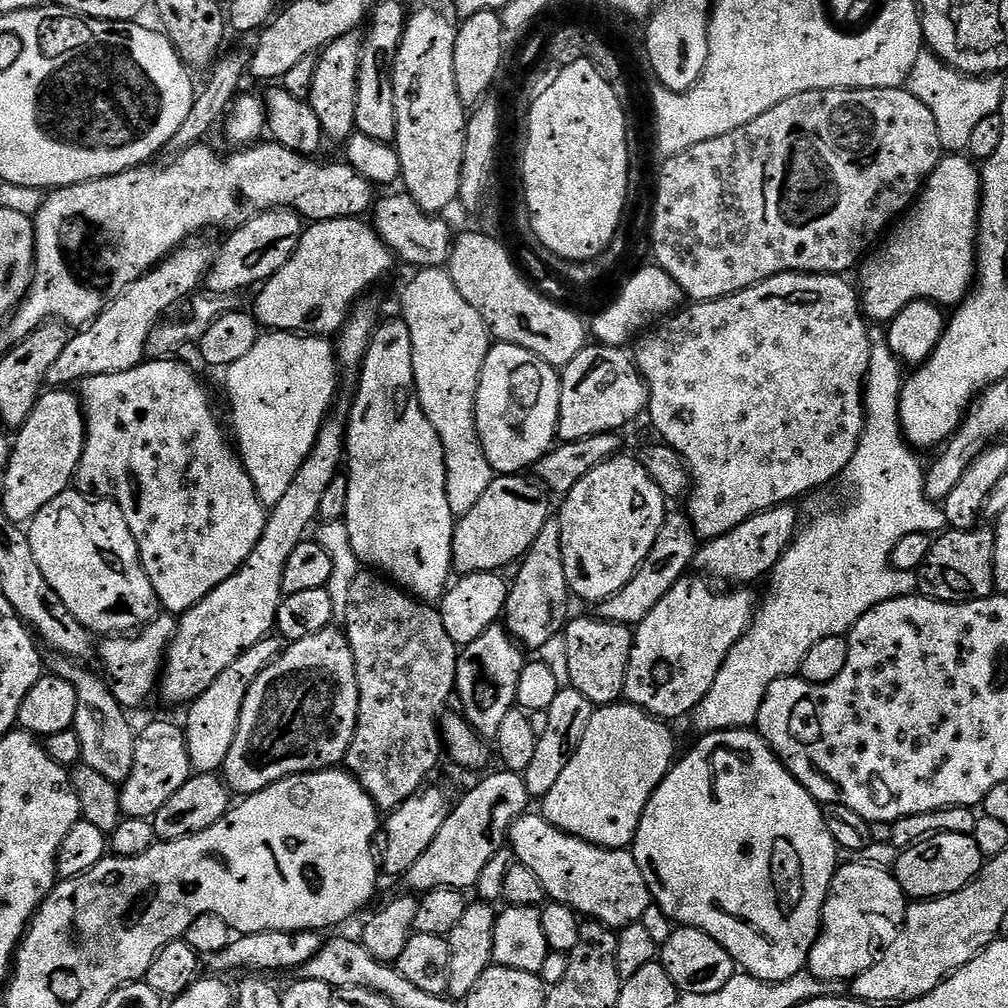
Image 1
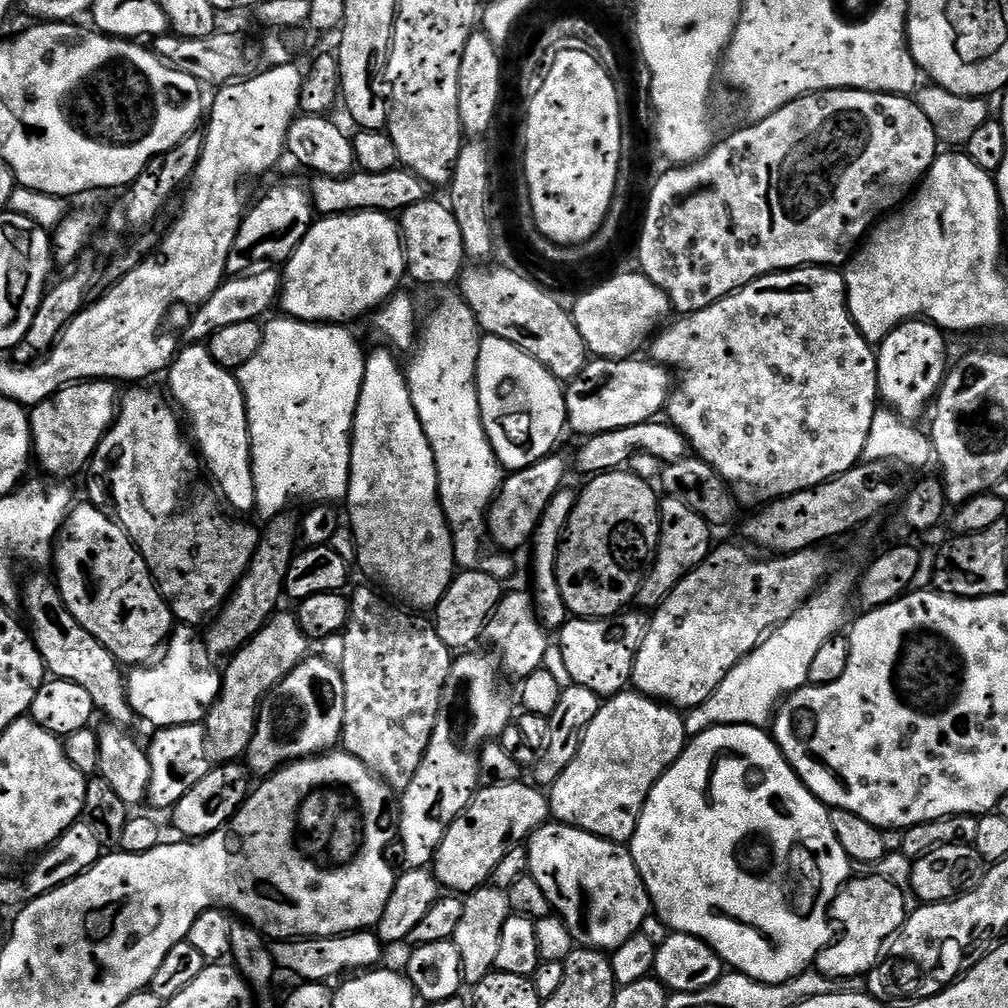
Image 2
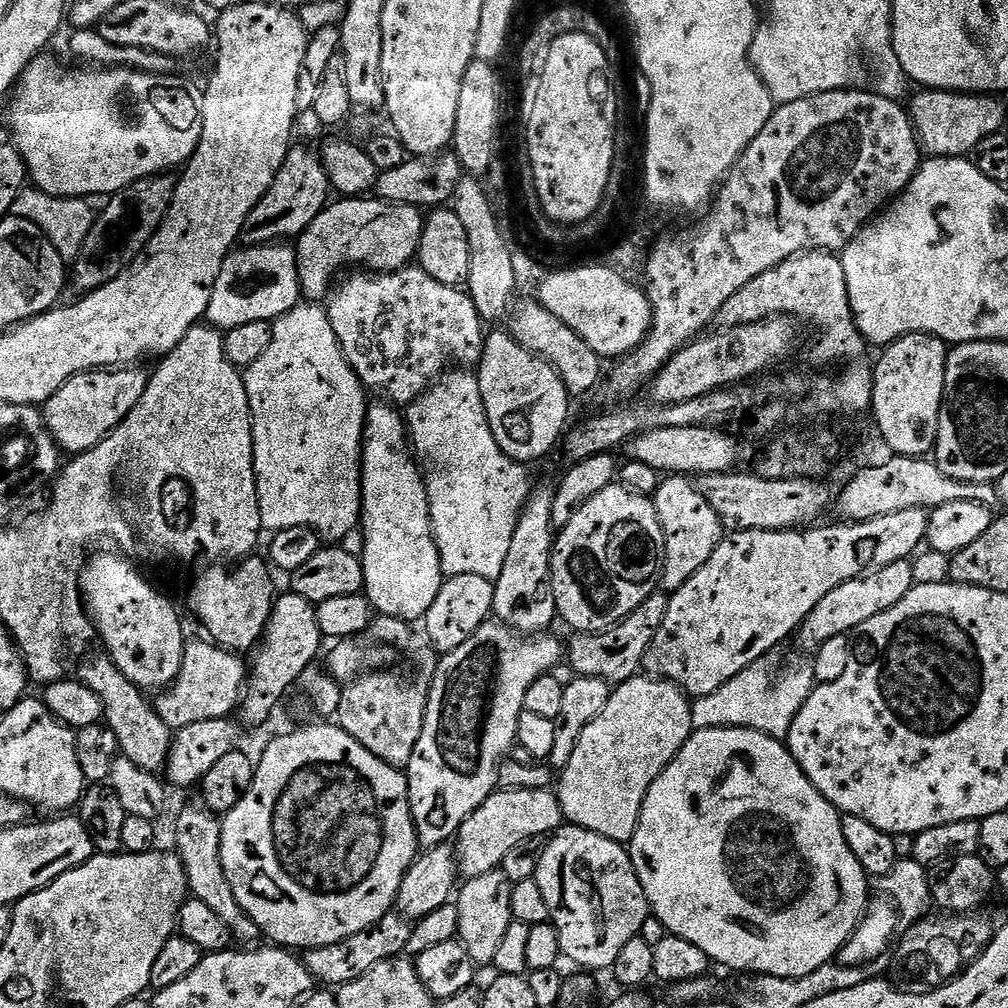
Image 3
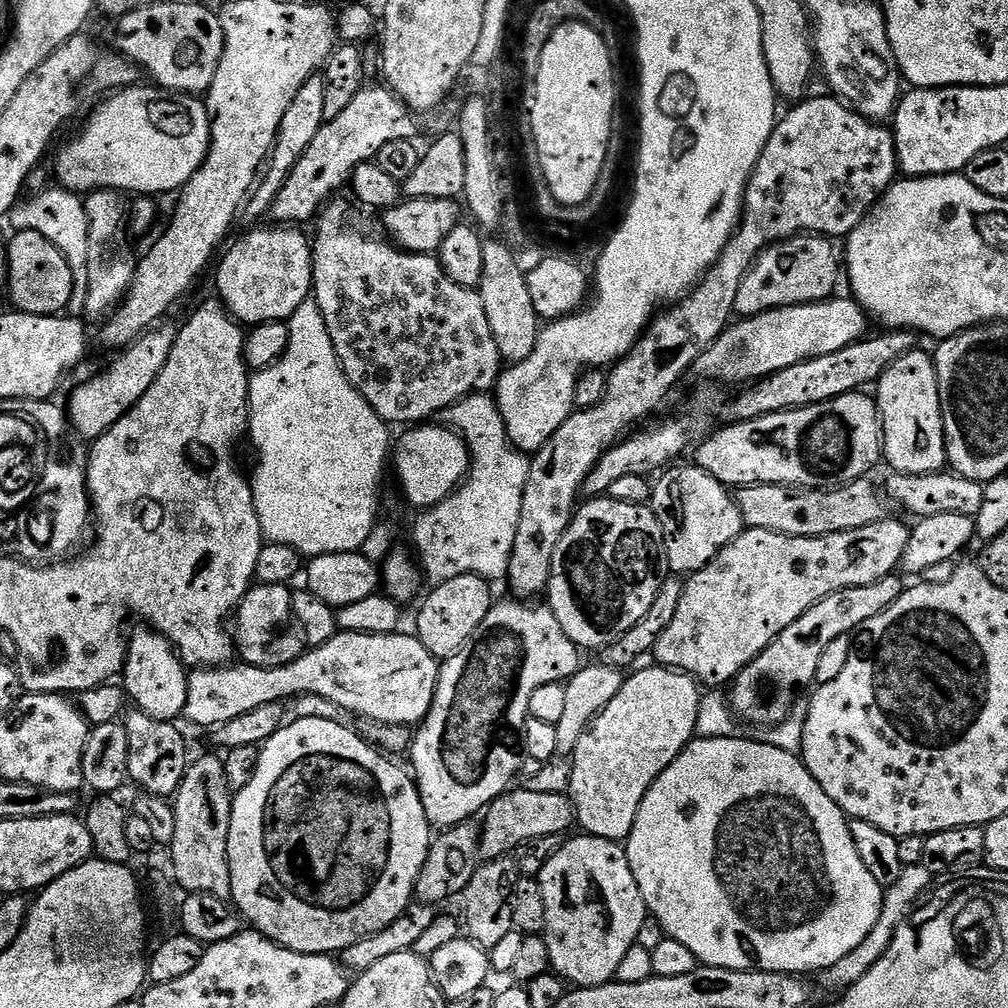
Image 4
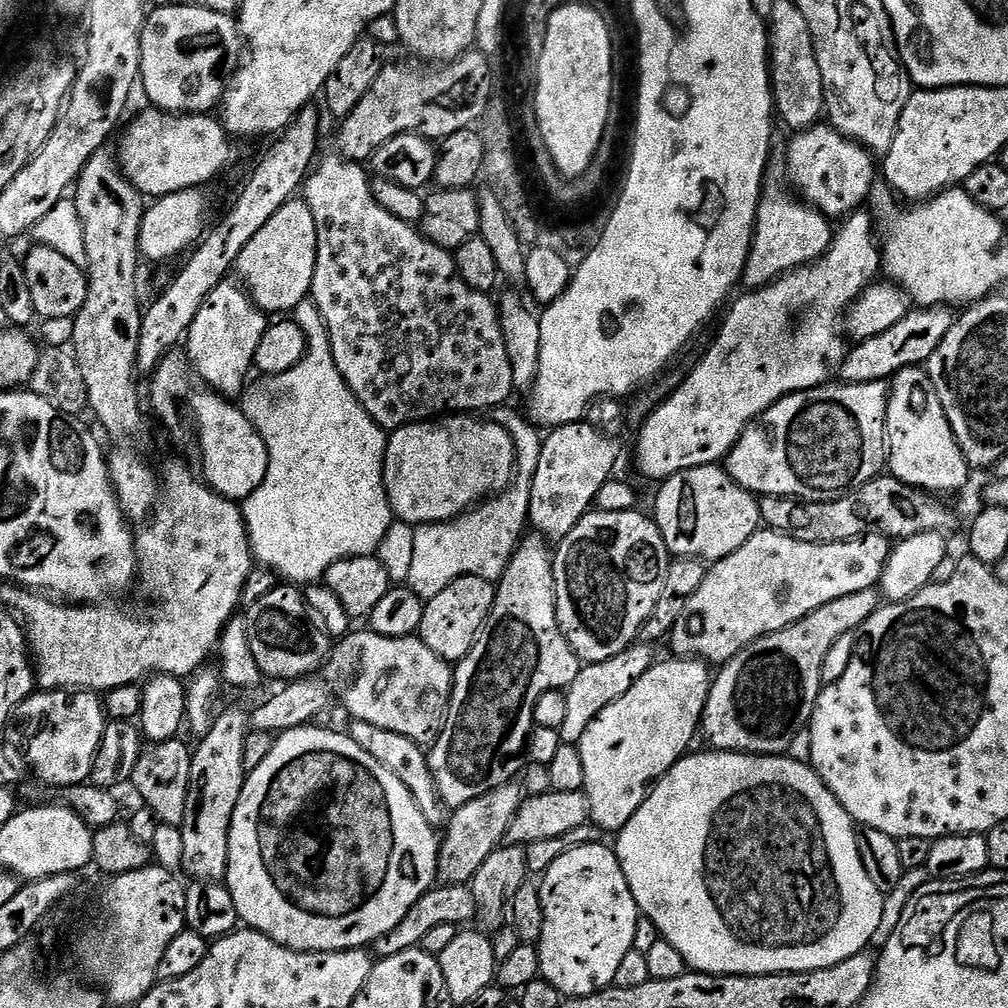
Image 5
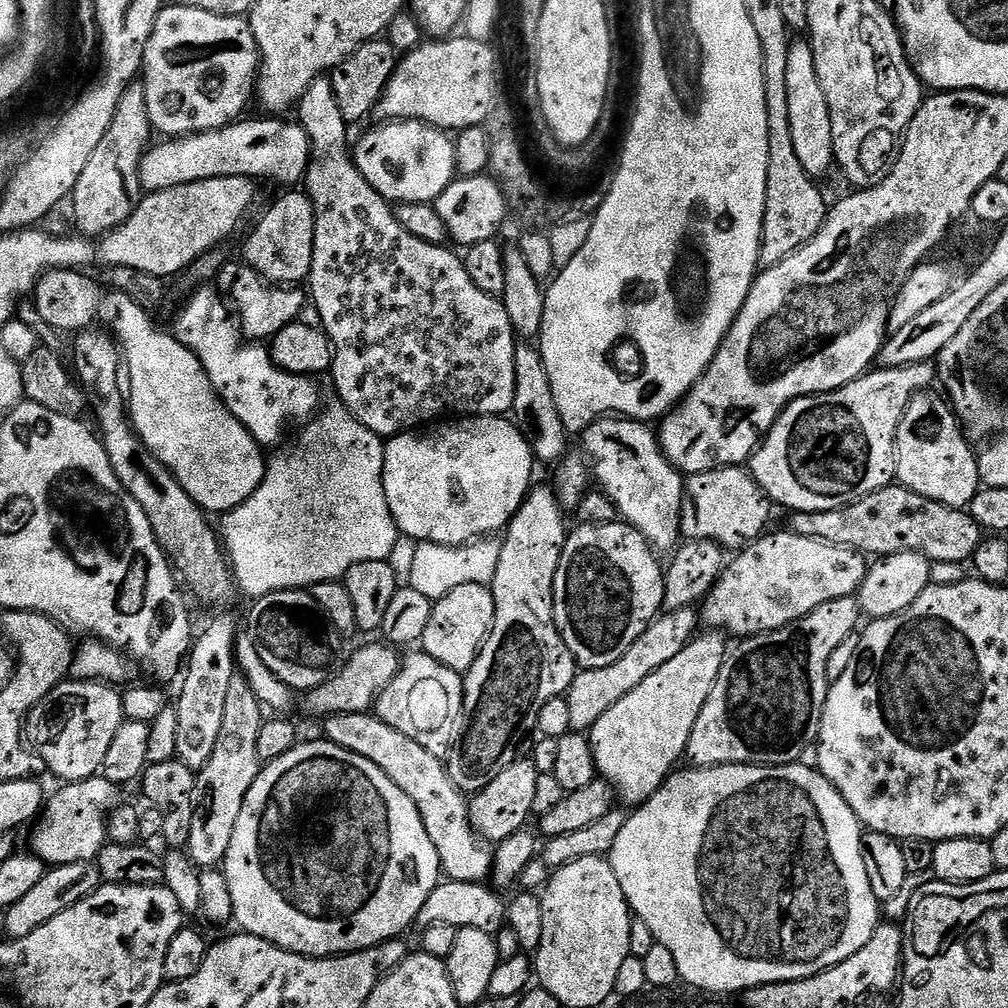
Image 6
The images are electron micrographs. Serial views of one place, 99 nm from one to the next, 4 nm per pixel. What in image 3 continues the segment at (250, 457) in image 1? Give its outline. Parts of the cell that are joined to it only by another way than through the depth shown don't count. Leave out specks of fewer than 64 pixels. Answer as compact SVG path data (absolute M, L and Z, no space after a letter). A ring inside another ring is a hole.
M301 302L295 308L291 308L285 316L279 316L272 324L270 347L262 354L262 358L258 358L258 362L243 369L242 375L252 411L254 474L256 475L258 506L262 514L262 529L270 530L269 533L275 534L288 527L307 526L315 528L325 541L344 542L344 539L355 528L357 531L360 524L360 450L364 443L364 417L366 415L364 395L366 395L366 389L354 374L350 362L346 362L346 358L342 354L340 343L334 334L334 326L328 320L327 311L319 303Z

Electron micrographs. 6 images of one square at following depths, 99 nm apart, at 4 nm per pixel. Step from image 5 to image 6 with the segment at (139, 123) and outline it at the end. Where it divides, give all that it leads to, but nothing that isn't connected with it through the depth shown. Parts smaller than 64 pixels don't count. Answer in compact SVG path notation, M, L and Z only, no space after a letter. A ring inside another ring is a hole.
M249 118L241 119L239 122L229 124L226 128L220 128L216 132L198 132L194 136L177 136L175 138L165 139L164 144L153 143L149 147L148 151L144 153L142 162L140 163L140 187L145 193L149 192L161 192L162 190L170 190L174 186L182 186L183 184L193 184L194 182L202 182L203 180L209 180L210 178L226 178L227 176L247 176L249 178L257 178L261 176L264 180L277 180L280 184L288 184L284 186L296 186L296 184L305 179L308 171L308 165L310 163L310 145L308 143L308 136L304 132L304 129L300 127L299 123L292 122L287 124L284 118L264 118L268 120L248 120Z

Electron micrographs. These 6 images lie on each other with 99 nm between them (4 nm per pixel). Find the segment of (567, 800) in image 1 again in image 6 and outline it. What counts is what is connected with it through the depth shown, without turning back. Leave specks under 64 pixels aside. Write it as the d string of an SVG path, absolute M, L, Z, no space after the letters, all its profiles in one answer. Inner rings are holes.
M720 634L708 635L712 636L697 635L692 643L687 644L682 650L682 654L670 658L670 662L666 662L666 666L658 666L658 670L654 670L654 674L650 674L650 678L646 678L646 682L642 682L642 686L634 686L634 690L630 690L630 694L626 694L626 698L622 698L622 702L614 702L614 706L610 706L610 710L606 710L606 714L602 714L602 718L598 718L598 722L594 722L594 726L587 733L587 738L592 744L592 753L594 754L594 762L596 763L596 771L599 779L606 781L612 787L613 793L618 797L619 803L621 800L624 804L632 804L631 806L645 804L664 784L664 781L672 775L674 769L679 765L676 763L679 762L680 756L682 760L682 757L687 753L690 734L694 730L694 722L698 722L698 714L702 714L702 706L706 706L706 698L710 694L710 690L714 690L714 682L722 670L726 655L726 647L724 648L725 637Z

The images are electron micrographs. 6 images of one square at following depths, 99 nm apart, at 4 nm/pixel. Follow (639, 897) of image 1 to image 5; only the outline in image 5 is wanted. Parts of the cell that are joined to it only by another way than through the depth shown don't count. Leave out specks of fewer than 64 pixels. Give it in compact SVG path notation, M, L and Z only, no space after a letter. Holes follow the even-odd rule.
M579 844L566 850L562 858L554 858L554 866L543 872L541 880L544 881L538 884L544 919L538 945L540 976L564 998L594 994L613 987L622 958L634 948L635 931L641 918L640 907L634 902L634 894L630 894L626 874L622 874L615 851L606 844Z

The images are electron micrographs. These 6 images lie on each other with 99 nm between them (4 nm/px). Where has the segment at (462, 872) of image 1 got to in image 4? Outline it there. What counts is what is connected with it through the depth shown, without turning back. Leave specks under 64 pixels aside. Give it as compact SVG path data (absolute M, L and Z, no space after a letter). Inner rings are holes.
M524 786L521 792L509 790L503 796L498 797L494 803L489 804L483 813L482 821L478 828L478 852L485 861L499 860L515 853L522 842L530 842L530 838L542 838L543 836L564 836L567 828L574 824L574 809L572 801L565 794L538 794L531 786Z

